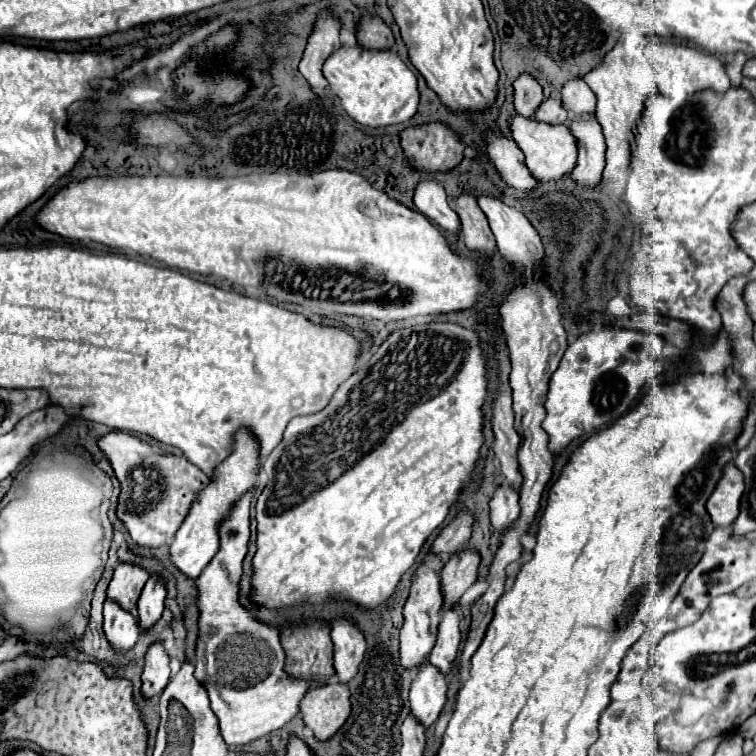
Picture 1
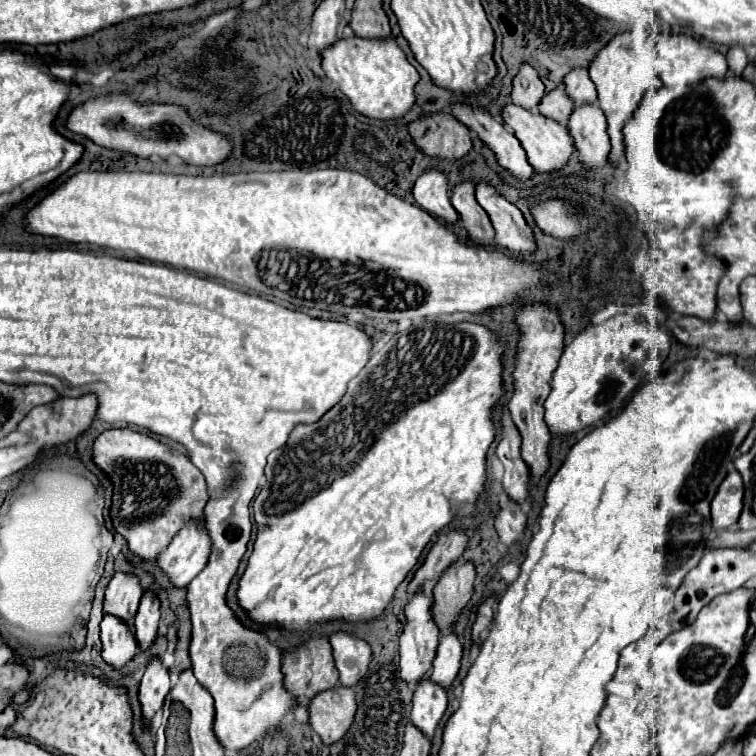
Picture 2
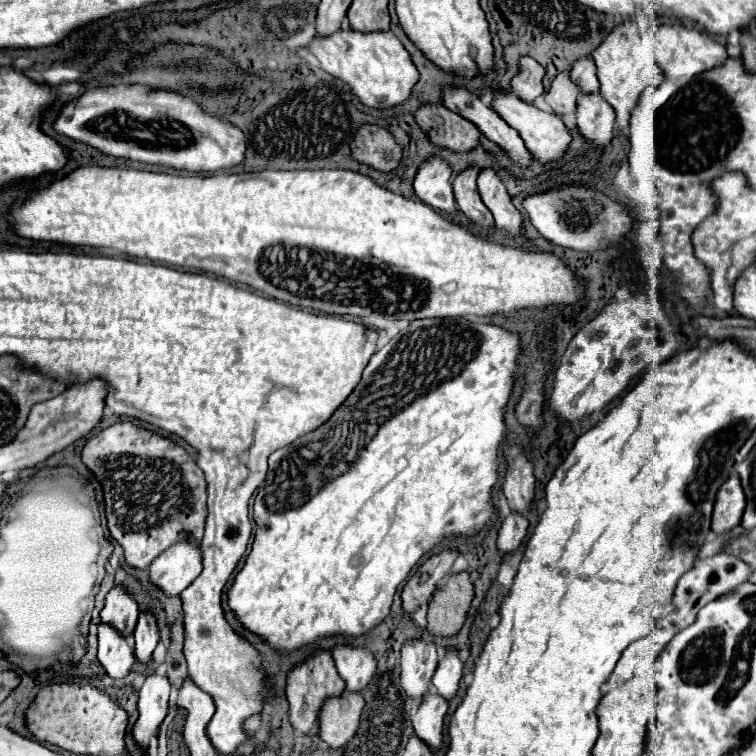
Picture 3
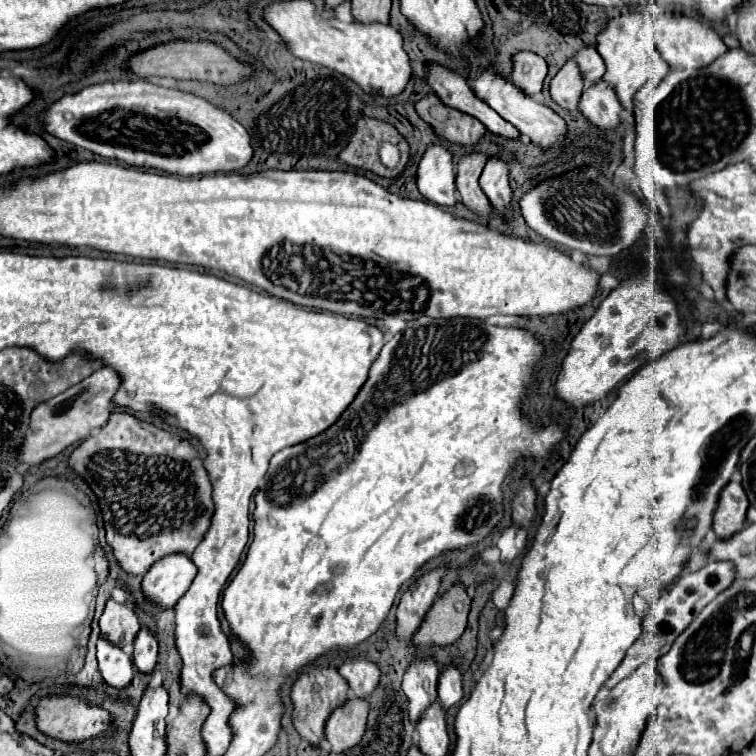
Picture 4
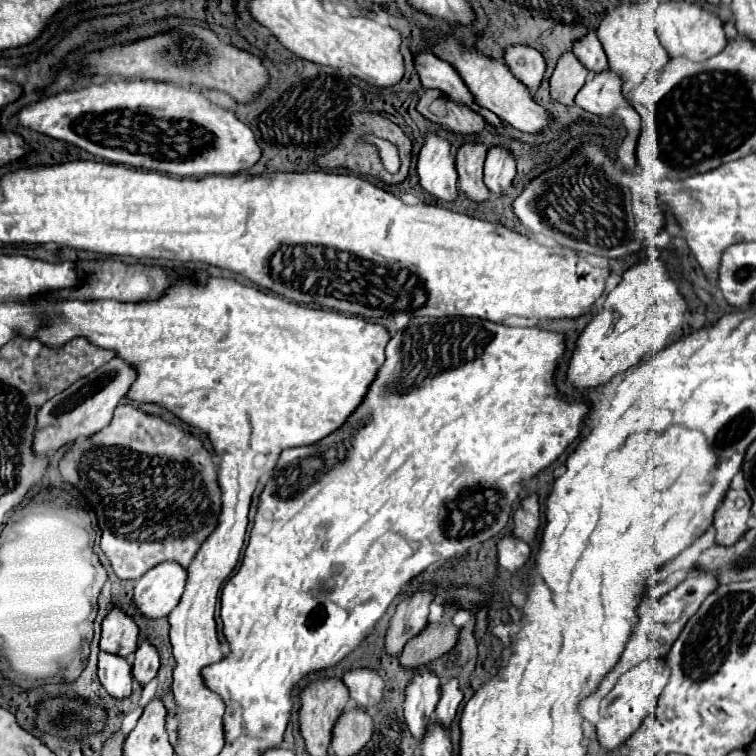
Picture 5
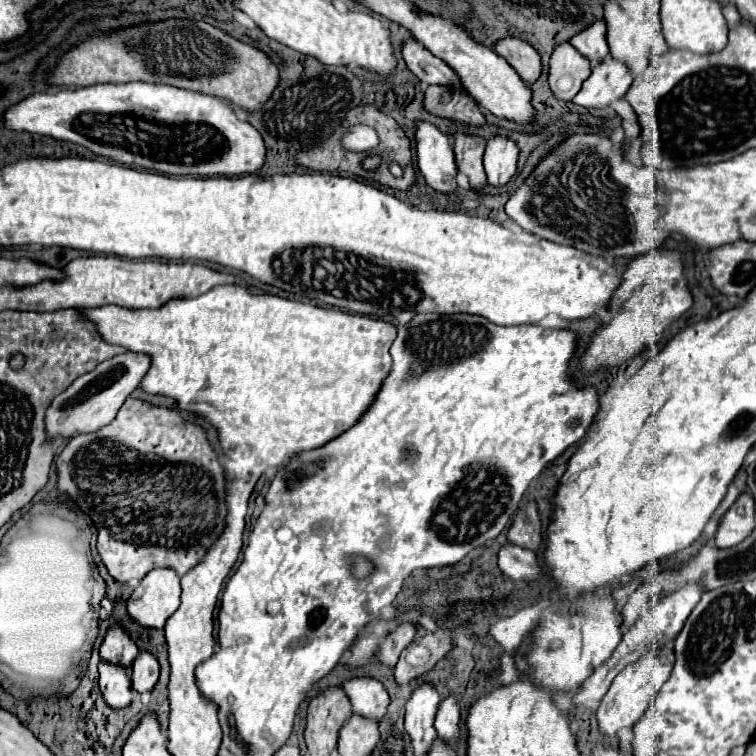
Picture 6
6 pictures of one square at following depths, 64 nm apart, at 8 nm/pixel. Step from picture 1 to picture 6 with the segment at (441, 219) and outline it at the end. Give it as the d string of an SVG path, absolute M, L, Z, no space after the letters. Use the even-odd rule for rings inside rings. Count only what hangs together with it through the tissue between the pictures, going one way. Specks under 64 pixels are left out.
M426 120L416 122L416 156L426 184L436 192L456 190L456 162L452 142L434 124Z

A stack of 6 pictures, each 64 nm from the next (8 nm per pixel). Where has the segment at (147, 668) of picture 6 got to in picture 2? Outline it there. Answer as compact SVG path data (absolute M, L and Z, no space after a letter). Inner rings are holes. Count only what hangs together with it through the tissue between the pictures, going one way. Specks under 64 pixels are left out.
M146 592L140 600L140 608L134 618L136 642L140 650L148 650L154 644L158 636L158 620L160 620L160 602L156 596Z

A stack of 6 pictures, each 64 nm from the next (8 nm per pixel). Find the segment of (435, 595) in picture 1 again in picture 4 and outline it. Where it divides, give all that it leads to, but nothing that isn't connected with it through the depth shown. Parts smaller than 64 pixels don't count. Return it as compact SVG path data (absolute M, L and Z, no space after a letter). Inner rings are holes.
M416 658L408 666L402 680L402 690L408 696L408 718L412 724L416 724L422 712L436 702L438 676L438 664L432 658Z

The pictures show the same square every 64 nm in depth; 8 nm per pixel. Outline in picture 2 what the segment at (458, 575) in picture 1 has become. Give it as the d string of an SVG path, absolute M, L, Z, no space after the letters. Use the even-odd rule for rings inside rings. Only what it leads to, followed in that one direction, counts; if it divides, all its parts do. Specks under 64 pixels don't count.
M466 562L460 568L448 568L434 586L432 618L440 630L448 630L460 618L462 608L468 604L474 590L474 566Z

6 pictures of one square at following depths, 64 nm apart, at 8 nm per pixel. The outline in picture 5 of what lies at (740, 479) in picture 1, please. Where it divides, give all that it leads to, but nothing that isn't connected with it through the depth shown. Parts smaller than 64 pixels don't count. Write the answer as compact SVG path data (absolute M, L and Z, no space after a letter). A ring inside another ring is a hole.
M728 490L722 506L714 514L716 544L736 544L748 530L752 500L746 490Z

